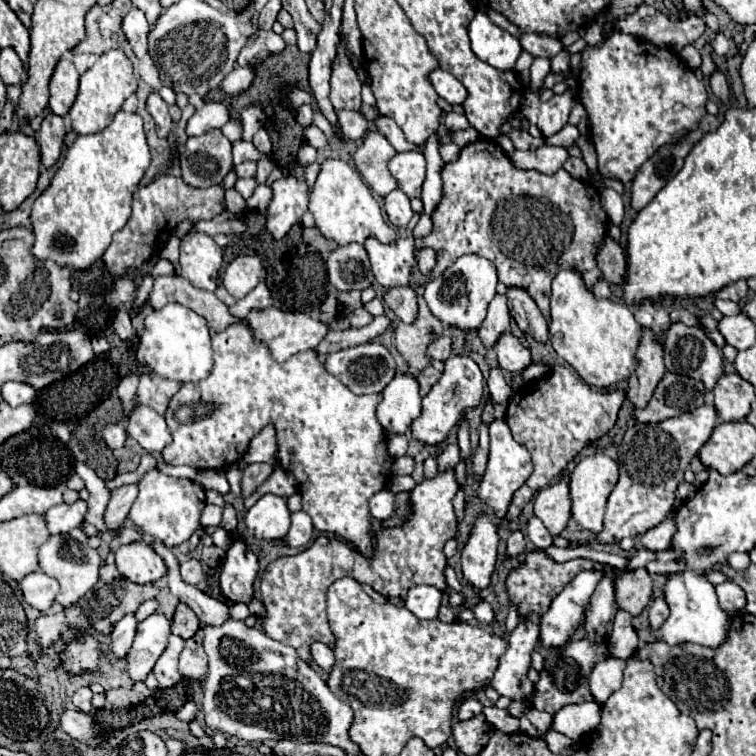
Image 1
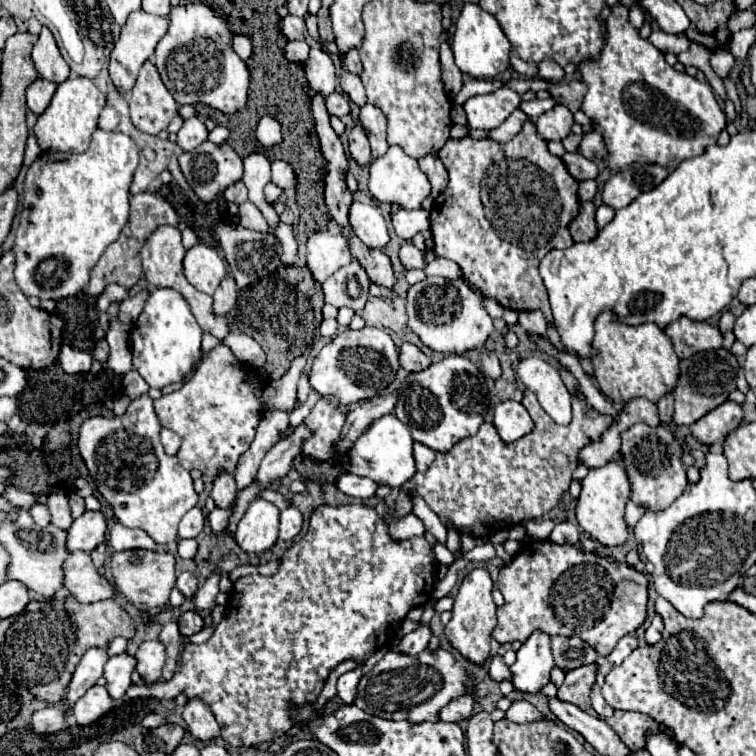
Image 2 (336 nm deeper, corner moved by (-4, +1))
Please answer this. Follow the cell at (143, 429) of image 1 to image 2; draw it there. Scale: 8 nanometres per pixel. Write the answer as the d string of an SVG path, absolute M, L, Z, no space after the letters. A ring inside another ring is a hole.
M162 429L160 437L162 437L162 445L164 445L166 453L168 455L176 455L178 449L180 449L180 437L174 431L170 431L170 429Z

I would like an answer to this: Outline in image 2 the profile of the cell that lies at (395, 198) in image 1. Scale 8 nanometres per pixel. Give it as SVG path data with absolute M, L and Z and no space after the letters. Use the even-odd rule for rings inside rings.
M398 209L392 215L394 231L400 239L412 239L416 233L430 229L430 211L426 209L414 209L414 211L404 211Z

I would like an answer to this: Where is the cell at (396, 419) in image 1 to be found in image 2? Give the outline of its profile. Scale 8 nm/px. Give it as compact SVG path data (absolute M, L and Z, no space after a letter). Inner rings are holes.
M390 413L390 415L374 421L374 425L370 425L370 429L366 429L366 433L362 433L362 437L358 437L354 449L350 449L350 453L346 453L342 465L350 473L356 473L360 477L368 477L378 485L388 485L394 489L394 487L404 485L416 473L412 443L414 441L412 441L408 427L402 425L402 421L398 421Z

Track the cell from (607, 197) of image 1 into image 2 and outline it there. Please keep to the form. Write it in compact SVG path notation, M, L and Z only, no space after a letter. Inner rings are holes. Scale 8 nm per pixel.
M600 205L600 207L596 209L596 225L598 225L598 227L608 225L608 223L612 221L612 217L614 217L614 209L610 209L608 205Z

